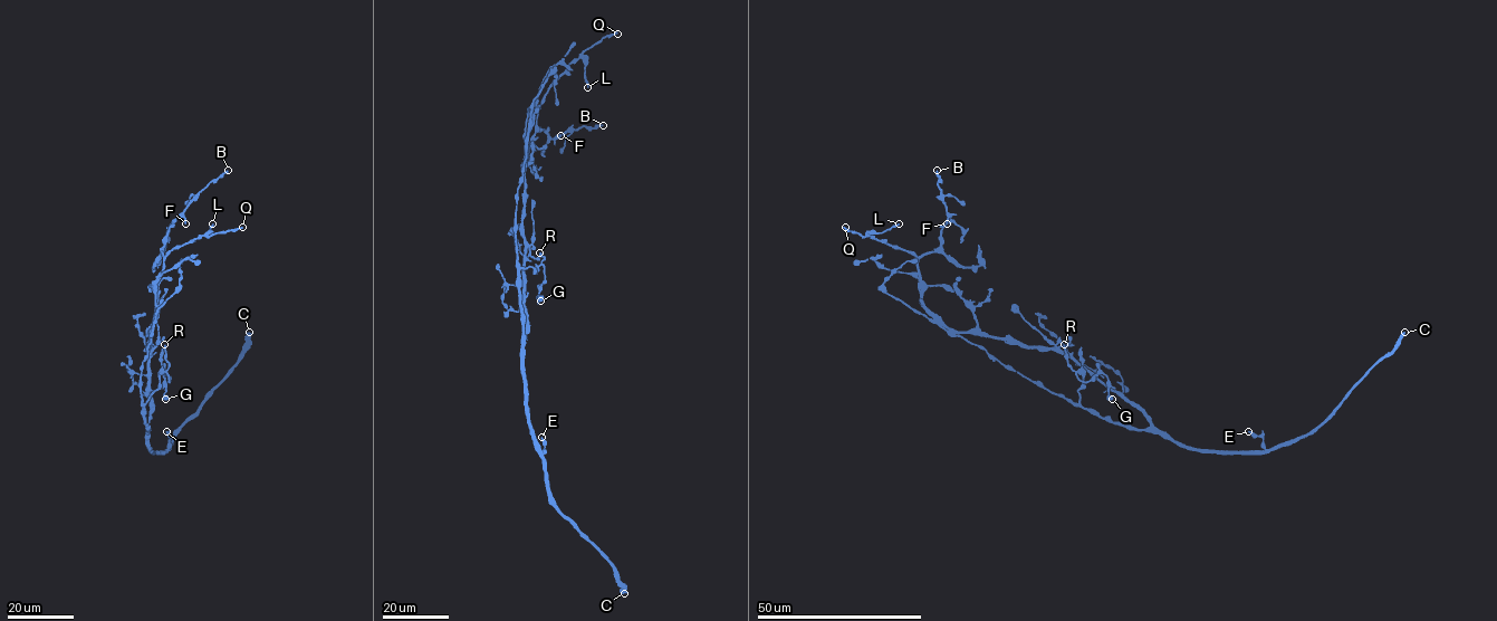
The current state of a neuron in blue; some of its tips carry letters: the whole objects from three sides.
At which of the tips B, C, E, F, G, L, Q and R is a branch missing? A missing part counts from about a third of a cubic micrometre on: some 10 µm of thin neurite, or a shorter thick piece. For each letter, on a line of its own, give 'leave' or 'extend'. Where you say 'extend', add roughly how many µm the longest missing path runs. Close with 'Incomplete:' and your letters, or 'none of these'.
B: extend; missing 15 µm
C: leave
E: leave
F: leave
G: leave
L: leave
Q: leave
R: extend; missing 30 µm
Incomplete: B, R

